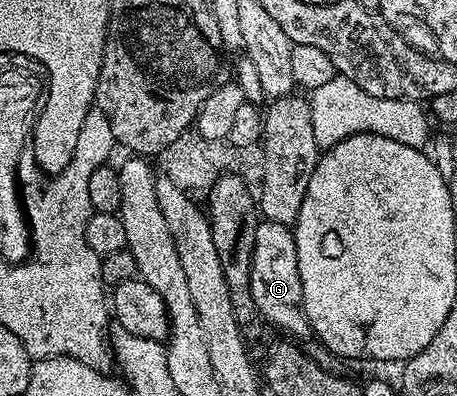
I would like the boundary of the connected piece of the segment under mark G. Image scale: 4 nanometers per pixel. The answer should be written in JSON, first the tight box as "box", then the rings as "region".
{"box":[249,220,312,338],"region":[[[263,220],[255,235],[253,262],[249,286],[253,290],[253,302],[257,302],[260,317],[268,325],[280,328],[280,333],[291,338],[307,338],[312,335],[311,325],[303,309],[301,274],[297,270],[297,246],[295,233],[286,224]]]}

